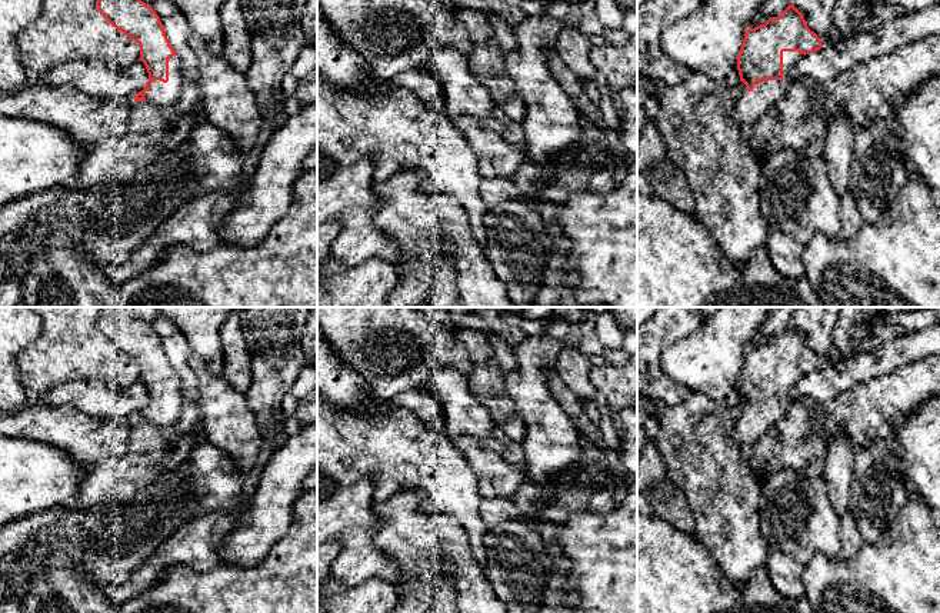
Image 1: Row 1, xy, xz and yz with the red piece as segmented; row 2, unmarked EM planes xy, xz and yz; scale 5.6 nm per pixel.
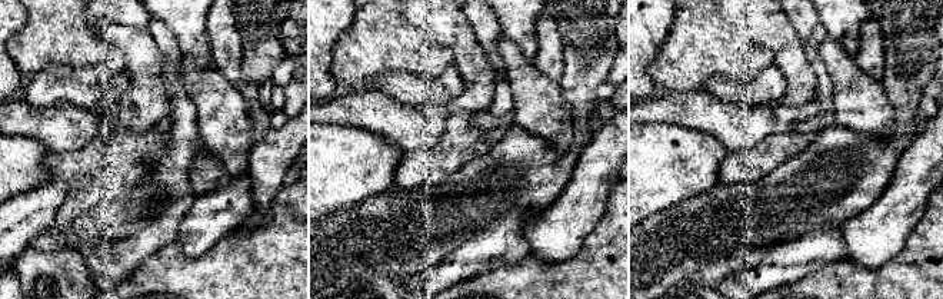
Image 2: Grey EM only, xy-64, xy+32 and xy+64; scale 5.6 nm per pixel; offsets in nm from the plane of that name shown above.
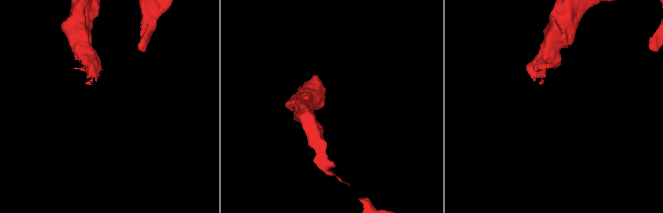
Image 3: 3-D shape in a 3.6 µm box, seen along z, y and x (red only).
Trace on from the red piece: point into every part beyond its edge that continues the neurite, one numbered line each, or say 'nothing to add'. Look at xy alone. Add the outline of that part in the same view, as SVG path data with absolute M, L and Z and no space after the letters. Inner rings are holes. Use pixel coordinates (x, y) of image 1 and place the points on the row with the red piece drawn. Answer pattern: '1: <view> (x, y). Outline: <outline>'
1: xy (163, 95). Outline: M173 56L169 59L169 81L153 80L150 90L143 94L146 101L157 107L173 107L180 99L181 84L180 61L177 56Z

